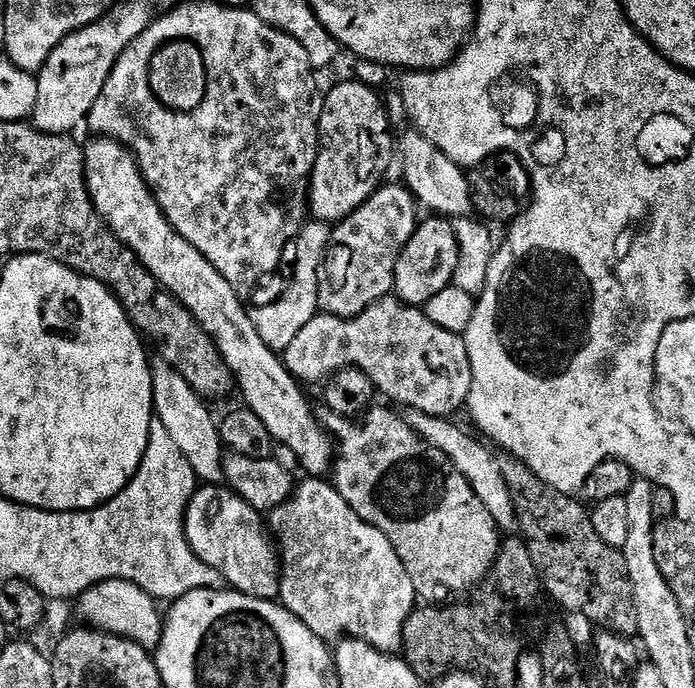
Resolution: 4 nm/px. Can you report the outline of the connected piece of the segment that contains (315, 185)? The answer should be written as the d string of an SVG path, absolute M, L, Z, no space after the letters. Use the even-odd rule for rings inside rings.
M344 80L329 90L325 100L323 97L318 119L320 147L306 184L306 204L310 209L310 216L312 212L313 221L339 222L354 210L358 210L358 206L365 204L375 194L377 188L381 187L382 180L376 175L380 172L380 155L388 144L388 116L384 113L384 104L374 89L367 88L356 80Z

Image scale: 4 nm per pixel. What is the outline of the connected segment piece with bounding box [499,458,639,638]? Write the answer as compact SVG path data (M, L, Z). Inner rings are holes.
M504 458L499 461L502 478L505 479L512 505L516 508L518 532L529 548L534 566L538 566L541 587L552 596L562 608L583 613L597 627L607 629L622 637L632 638L639 633L639 620L633 604L633 588L630 586L629 572L621 549L606 546L598 533L594 531L589 509L575 495L562 493L554 486L548 485L534 474L524 463L515 458Z

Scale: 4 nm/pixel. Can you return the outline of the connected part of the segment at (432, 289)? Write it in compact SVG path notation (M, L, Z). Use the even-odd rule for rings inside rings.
M444 218L421 219L412 237L400 252L396 263L396 287L394 295L401 304L422 306L438 290L446 290L452 284L452 276L458 266L458 244L451 223Z

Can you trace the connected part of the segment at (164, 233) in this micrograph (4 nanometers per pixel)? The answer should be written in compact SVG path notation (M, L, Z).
M96 136L93 137L92 141L90 141L88 144L85 143L83 149L84 174L88 192L91 195L92 204L94 205L96 212L99 214L100 219L103 220L105 227L109 228L111 232L115 234L115 236L118 237L119 240L123 242L123 244L126 245L126 247L135 254L135 256L139 259L140 264L143 265L145 269L147 269L147 271L151 274L152 277L155 278L158 283L160 283L161 288L171 293L171 295L175 297L175 299L179 301L180 304L186 306L186 308L190 310L193 318L195 318L195 320L198 322L203 332L206 333L213 342L215 342L215 346L219 350L220 357L223 358L223 362L227 368L231 370L237 389L239 390L240 388L241 392L243 393L242 396L244 398L243 403L245 404L245 407L251 409L251 411L261 419L262 424L267 427L268 431L270 431L273 441L292 450L296 456L299 467L301 469L304 468L307 471L305 473L309 477L320 478L324 475L327 475L334 460L333 441L331 440L331 437L325 430L324 426L319 422L319 419L317 418L316 420L303 392L300 390L301 385L299 384L299 381L295 376L289 374L287 368L284 365L283 359L277 353L275 353L271 347L269 347L261 333L256 328L255 319L251 316L251 313L247 312L247 310L242 307L242 304L240 302L241 297L239 296L239 293L236 293L236 291L233 290L230 284L226 282L224 278L222 278L218 270L215 270L214 266L211 266L210 262L206 261L205 256L196 247L191 246L191 244L186 242L186 240L182 238L182 236L178 234L177 231L173 230L173 227L170 226L168 220L165 218L164 213L161 211L155 198L153 198L153 194L149 190L148 184L145 183L144 177L141 175L140 170L136 164L135 156L133 156L132 153L124 145L117 143L116 140L110 140L104 137Z

